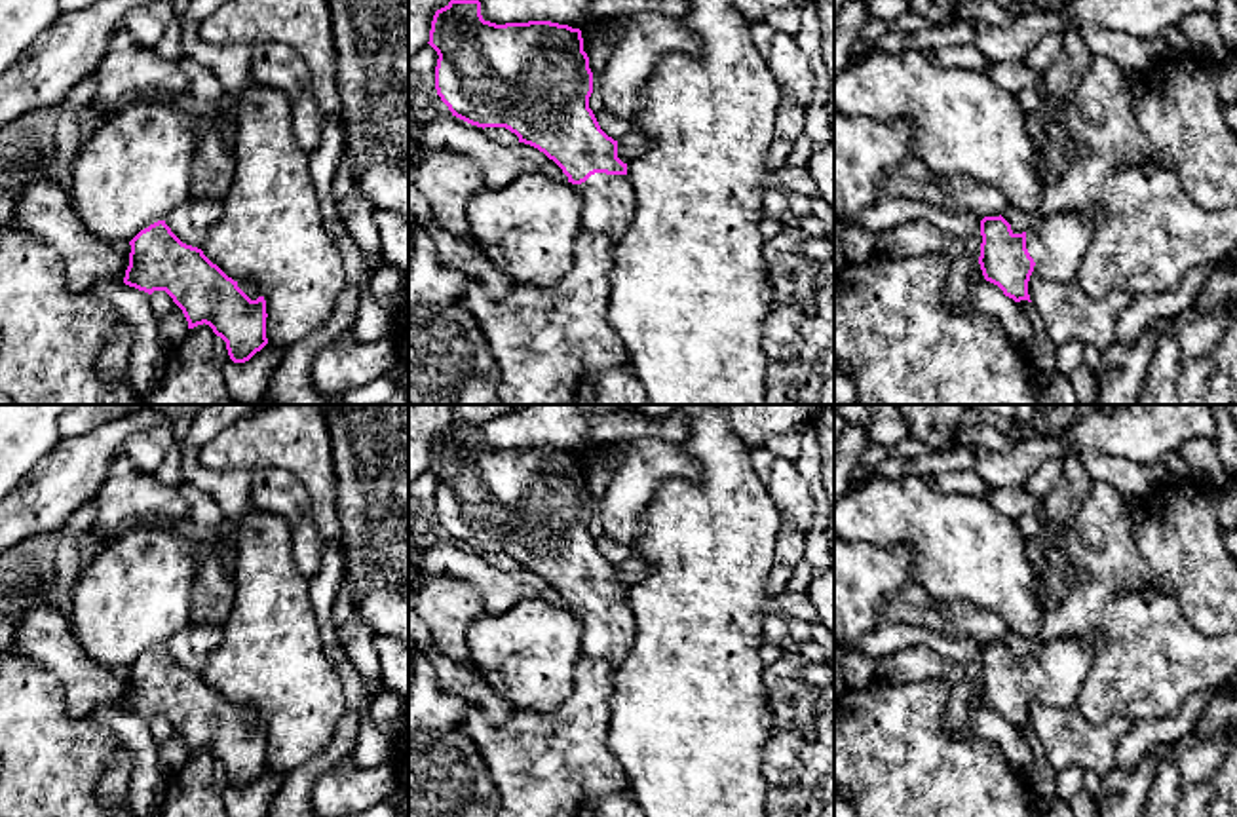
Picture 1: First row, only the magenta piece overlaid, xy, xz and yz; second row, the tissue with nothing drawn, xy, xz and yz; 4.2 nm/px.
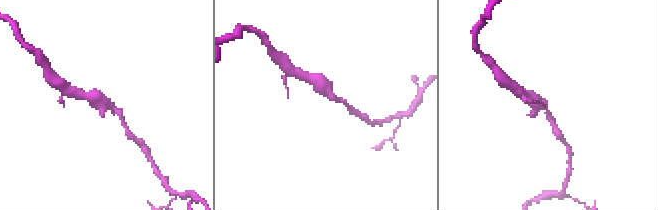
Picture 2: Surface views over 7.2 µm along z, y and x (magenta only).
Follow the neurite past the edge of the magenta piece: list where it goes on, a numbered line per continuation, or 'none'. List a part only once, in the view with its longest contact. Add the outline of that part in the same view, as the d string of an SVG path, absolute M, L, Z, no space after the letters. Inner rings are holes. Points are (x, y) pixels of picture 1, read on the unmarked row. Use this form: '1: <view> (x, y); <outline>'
1: xz (608, 631); M595 598L574 610L581 621L580 648L583 656L619 665L635 644L637 623L627 600Z

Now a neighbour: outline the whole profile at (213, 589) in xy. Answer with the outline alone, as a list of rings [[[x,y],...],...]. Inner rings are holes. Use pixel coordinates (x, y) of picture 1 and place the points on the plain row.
[[[201,545],[198,557],[203,562],[198,566],[194,581],[192,621],[222,623],[234,606],[234,578],[226,572],[213,545]]]

